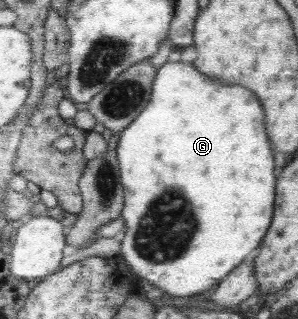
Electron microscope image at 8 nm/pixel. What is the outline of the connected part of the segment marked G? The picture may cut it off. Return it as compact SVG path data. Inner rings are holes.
M166 61L159 69L152 82L150 100L144 110L120 134L118 147L115 150L119 163L120 182L124 190L124 207L121 217L126 224L125 232L121 235L121 256L130 271L138 278L148 281L158 287L167 296L196 296L222 281L234 268L237 268L252 250L259 248L260 242L266 235L274 214L276 178L274 177L274 152L270 149L264 129L264 110L260 108L258 98L250 94L250 90L242 90L240 86L222 86L210 82L202 74L194 70L188 62Z

